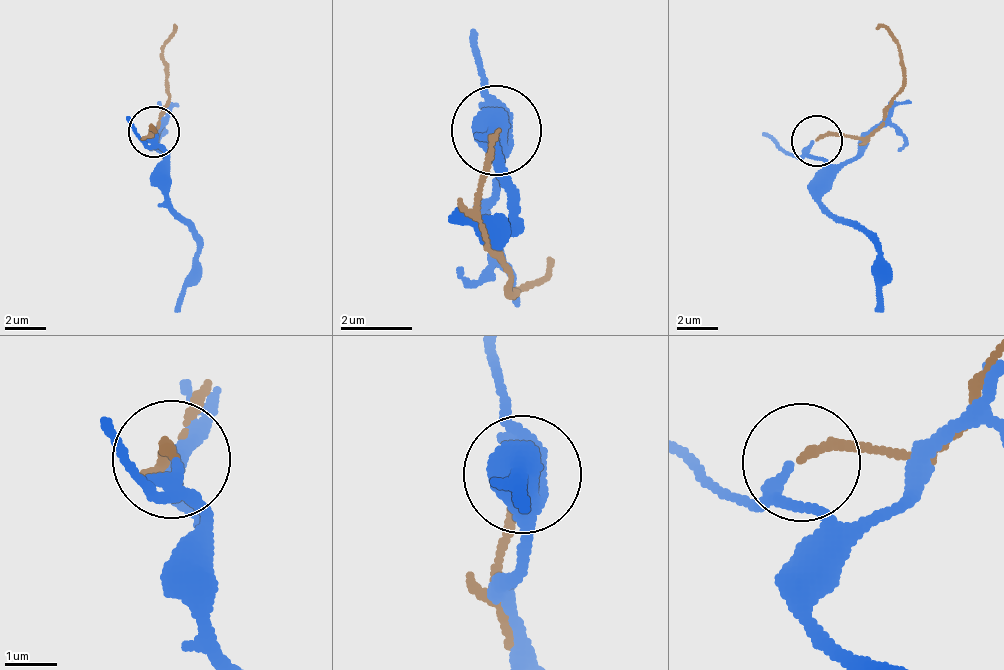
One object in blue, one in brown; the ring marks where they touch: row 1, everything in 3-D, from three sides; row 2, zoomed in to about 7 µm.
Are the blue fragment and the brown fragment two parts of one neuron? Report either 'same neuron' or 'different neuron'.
different neuron

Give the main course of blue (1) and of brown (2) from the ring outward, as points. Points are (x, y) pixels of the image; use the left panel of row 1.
1: (157, 133), (164, 195), (195, 246), (195, 276), (176, 313)
2: (152, 133), (164, 91), (164, 50), (174, 27)

